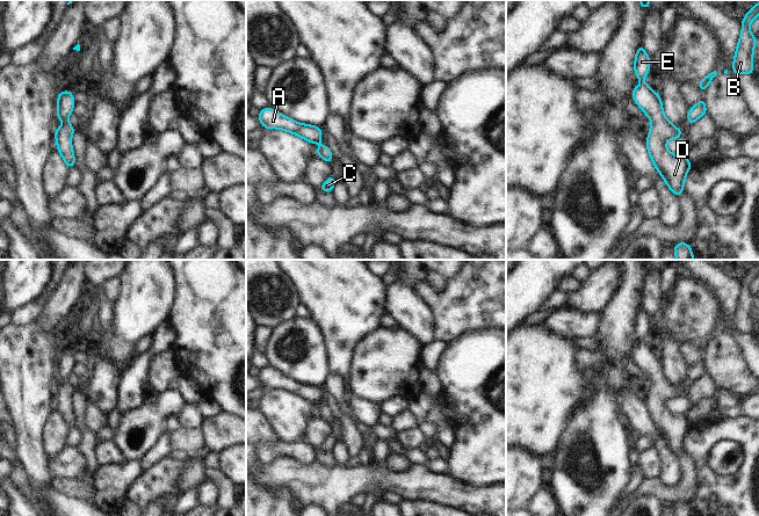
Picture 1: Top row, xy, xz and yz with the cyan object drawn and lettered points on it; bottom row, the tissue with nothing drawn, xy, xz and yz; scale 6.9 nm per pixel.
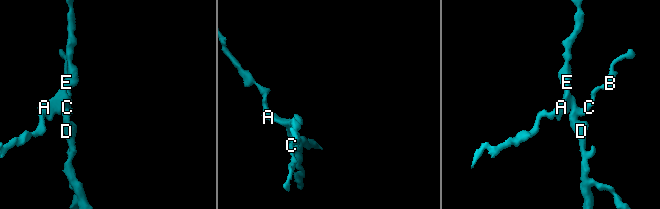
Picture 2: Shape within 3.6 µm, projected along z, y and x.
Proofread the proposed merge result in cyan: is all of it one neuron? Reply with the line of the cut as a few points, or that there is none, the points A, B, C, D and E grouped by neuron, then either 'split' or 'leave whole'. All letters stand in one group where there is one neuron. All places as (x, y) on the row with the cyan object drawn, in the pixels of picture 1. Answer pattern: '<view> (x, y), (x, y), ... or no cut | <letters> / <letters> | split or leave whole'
no cut | A B C D E | leave whole

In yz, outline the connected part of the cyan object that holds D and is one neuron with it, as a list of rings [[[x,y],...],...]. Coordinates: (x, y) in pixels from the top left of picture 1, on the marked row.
[[[642,44],[637,49],[634,68],[641,85],[632,88],[632,99],[646,117],[651,119],[646,150],[666,186],[679,198],[679,195],[685,190],[685,177],[691,169],[691,162],[686,155],[677,157],[666,148],[666,141],[682,137],[682,131],[664,116],[659,94],[644,82],[645,75],[651,68],[650,57]]]

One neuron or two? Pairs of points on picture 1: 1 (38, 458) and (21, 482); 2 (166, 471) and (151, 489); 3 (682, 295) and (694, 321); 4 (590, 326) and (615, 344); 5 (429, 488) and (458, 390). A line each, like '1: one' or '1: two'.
1: two
2: one
3: one
4: two
5: two

